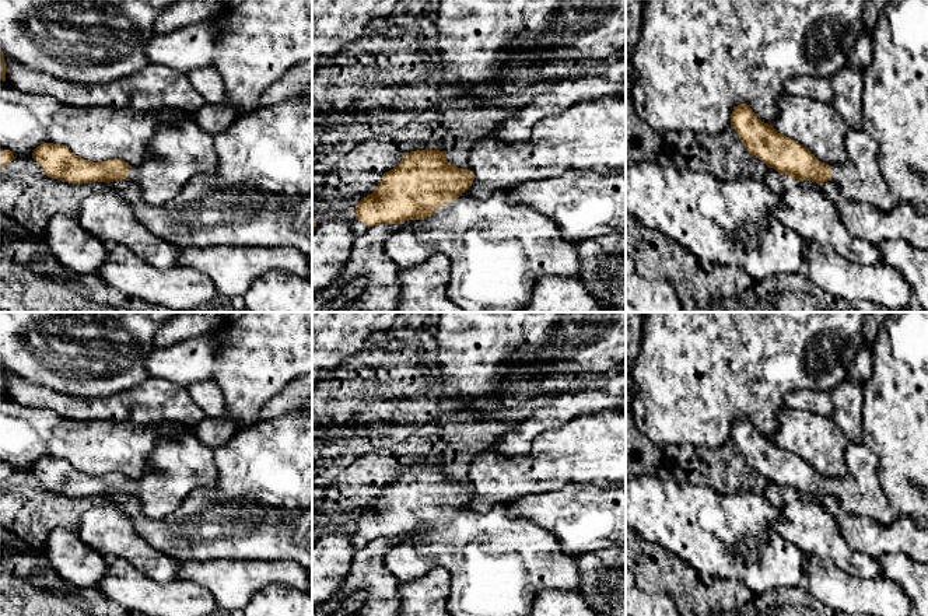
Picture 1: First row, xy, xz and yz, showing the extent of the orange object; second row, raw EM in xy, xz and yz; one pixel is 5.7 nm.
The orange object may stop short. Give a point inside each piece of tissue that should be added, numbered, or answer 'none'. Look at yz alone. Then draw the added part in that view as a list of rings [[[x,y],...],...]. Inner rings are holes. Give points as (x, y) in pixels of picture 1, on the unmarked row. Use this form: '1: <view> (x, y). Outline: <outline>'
1: yz (860, 493). Outline: [[[848,441],[845,473],[831,480],[831,494],[850,515],[879,525],[893,525],[900,512],[893,507],[878,477],[878,456],[864,444]]]

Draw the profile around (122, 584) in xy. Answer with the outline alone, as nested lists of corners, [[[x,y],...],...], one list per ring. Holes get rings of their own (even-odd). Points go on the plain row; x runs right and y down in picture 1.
[[[118,557],[109,560],[108,571],[95,589],[105,599],[147,616],[220,616],[211,594],[203,587],[179,578],[169,582],[155,582]]]

